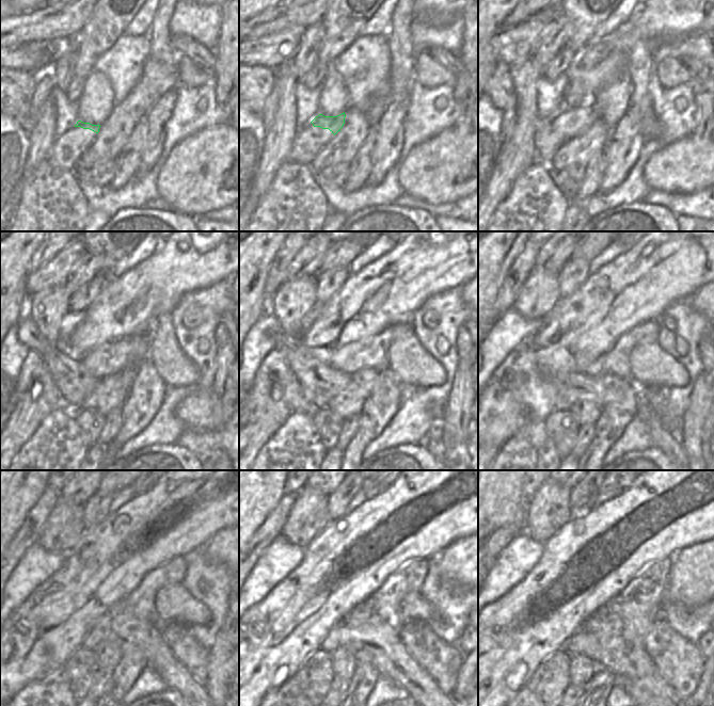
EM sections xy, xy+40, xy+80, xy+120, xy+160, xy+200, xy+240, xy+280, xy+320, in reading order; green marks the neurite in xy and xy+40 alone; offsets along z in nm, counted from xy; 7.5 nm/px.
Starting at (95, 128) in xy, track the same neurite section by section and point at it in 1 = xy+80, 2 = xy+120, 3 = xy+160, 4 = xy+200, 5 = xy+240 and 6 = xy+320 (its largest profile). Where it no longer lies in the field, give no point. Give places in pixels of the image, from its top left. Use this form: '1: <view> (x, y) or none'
1: xy+80 (576, 121)
2: xy+120 (125, 354)
3: xy+160 (360, 363)
4: xy+200 (607, 379)
5: xy+240 (132, 622)
6: xy+320 (613, 637)

